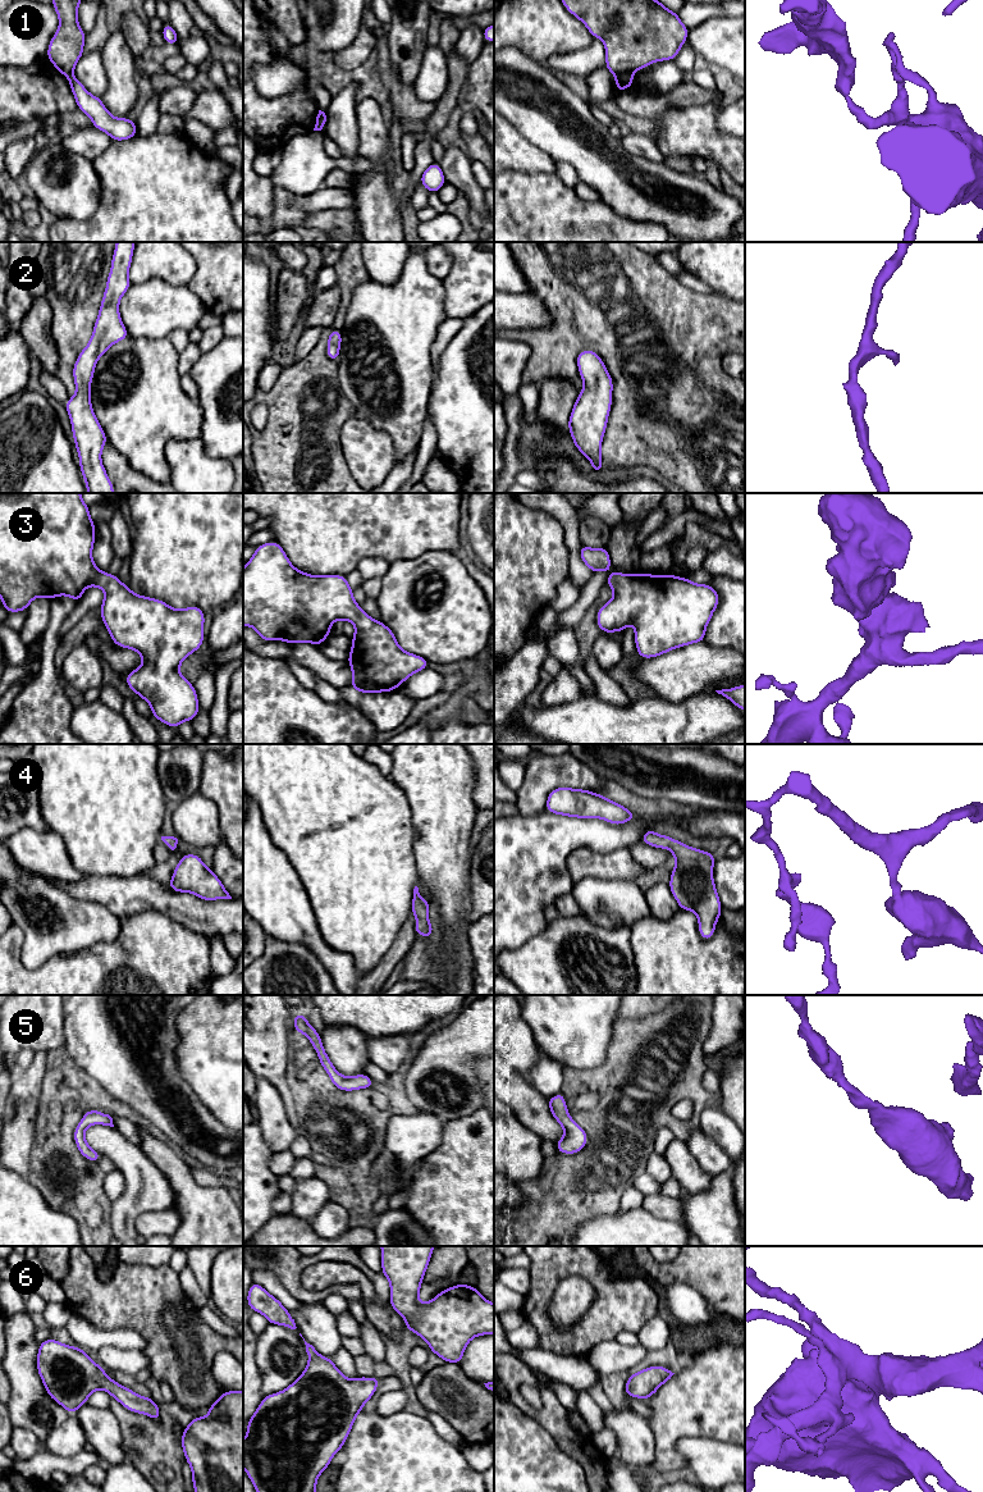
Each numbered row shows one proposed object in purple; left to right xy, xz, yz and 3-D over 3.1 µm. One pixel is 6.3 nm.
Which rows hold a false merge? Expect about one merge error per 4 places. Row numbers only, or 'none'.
1

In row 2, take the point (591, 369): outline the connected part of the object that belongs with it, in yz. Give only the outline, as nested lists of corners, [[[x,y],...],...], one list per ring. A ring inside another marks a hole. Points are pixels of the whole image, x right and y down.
[[[581,351],[576,356],[576,362],[585,387],[573,403],[568,432],[575,447],[590,460],[590,470],[600,473],[600,447],[612,407],[613,380],[595,351]]]

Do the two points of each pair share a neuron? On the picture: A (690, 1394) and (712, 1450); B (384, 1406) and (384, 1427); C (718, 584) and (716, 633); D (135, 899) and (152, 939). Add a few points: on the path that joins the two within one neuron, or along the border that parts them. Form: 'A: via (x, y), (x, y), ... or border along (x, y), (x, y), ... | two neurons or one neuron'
A: border along (679, 1440), (685, 1437), (708, 1437), (731, 1443) | two neurons
B: border along (403, 1409), (389, 1414), (379, 1414), (375, 1410) | two neurons
C: via (726, 596), (726, 621) | one neuron
D: border along (169, 916), (161, 912), (140, 911), (122, 917) | two neurons

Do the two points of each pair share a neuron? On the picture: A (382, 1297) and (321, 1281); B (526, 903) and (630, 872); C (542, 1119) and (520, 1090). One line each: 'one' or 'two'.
A: two
B: two
C: one

